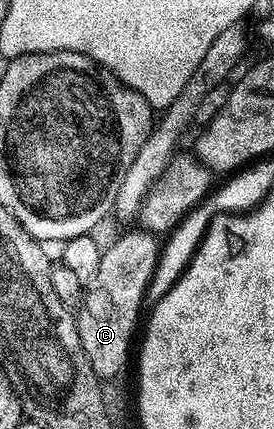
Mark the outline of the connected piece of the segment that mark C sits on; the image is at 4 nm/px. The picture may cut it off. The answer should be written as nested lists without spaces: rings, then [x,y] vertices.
[[[134,230],[117,236],[108,247],[106,244],[102,248],[97,273],[86,280],[83,300],[75,315],[82,348],[100,375],[118,373],[123,356],[133,352],[131,338],[135,335],[135,326],[141,323],[139,310],[145,307],[147,286],[159,263],[160,240],[150,231]]]

